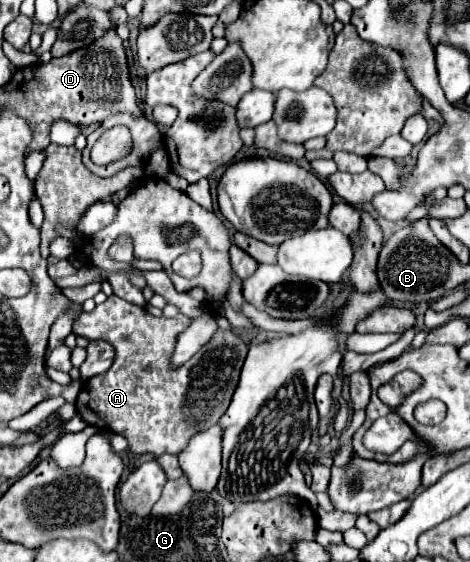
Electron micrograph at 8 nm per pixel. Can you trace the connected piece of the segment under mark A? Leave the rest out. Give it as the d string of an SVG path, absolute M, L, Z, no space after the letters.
M117 295L107 297L105 303L97 305L91 313L81 313L81 317L75 323L75 335L83 335L87 339L103 339L115 347L115 359L113 365L101 373L85 381L79 397L77 397L77 413L89 423L105 431L113 431L123 435L129 441L129 449L133 453L179 453L183 447L187 447L191 435L195 431L203 431L203 427L215 425L223 413L227 411L233 391L239 383L241 365L247 355L247 345L243 339L229 331L229 329L217 329L217 333L183 365L173 367L171 357L177 345L179 333L183 333L191 325L191 319L187 315L177 315L175 319L165 317L153 317L145 309L131 305Z

